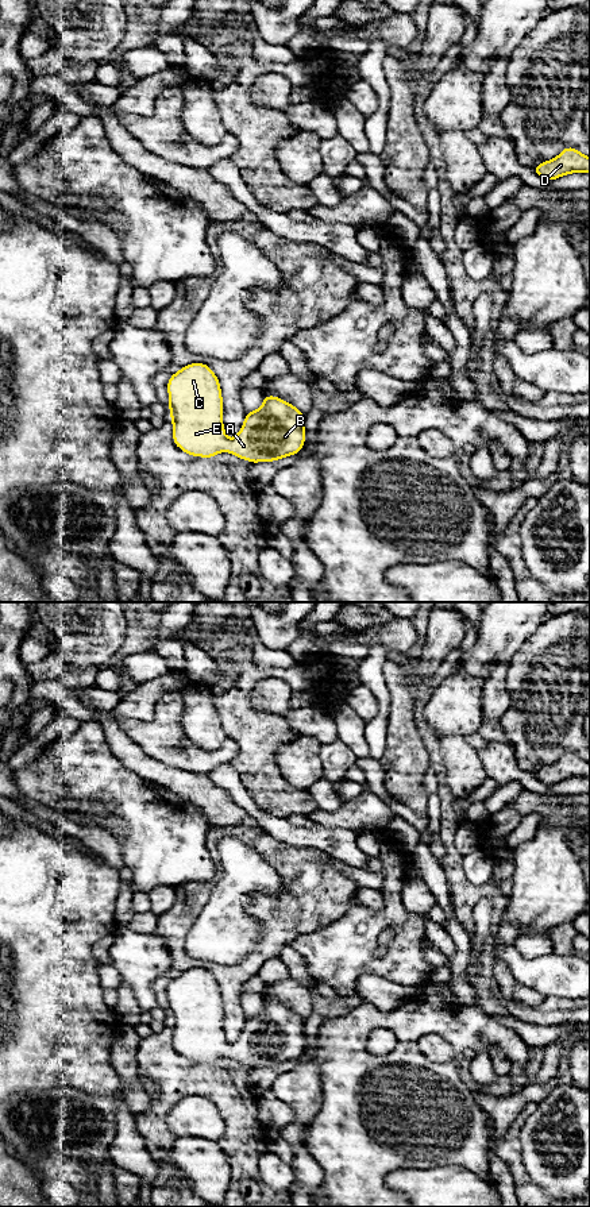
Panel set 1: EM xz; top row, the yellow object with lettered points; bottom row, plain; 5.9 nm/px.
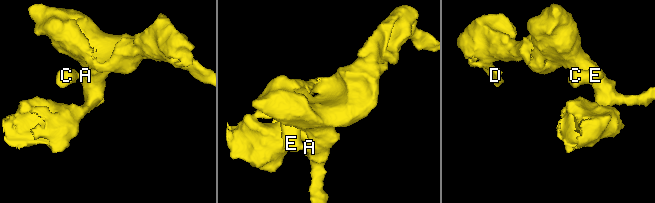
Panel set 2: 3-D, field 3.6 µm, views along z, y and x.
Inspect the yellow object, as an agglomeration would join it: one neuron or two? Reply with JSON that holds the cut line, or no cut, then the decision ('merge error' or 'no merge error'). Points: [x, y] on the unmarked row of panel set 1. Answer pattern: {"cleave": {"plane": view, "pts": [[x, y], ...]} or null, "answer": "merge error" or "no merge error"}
{"cleave": null, "answer": "no merge error"}

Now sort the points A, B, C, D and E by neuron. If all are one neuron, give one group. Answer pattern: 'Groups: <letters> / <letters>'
Groups: A B C D E

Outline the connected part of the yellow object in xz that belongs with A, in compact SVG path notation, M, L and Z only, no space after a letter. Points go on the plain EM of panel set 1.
M190 968L184 971L167 986L167 999L170 1003L170 1023L173 1026L173 1045L174 1049L184 1057L192 1061L213 1063L219 1057L228 1056L230 1058L248 1065L251 1068L258 1067L274 1067L281 1063L286 1063L300 1057L305 1048L305 1021L292 1009L275 1000L265 1000L263 1009L259 1014L246 1017L244 1027L239 1038L234 1044L225 1041L223 1030L223 1003L221 992L216 979L205 968Z

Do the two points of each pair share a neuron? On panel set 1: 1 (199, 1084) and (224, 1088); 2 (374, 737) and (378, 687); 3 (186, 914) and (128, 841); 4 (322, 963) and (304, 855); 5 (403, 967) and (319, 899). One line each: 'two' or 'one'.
1: one
2: one
3: two
4: two
5: two

